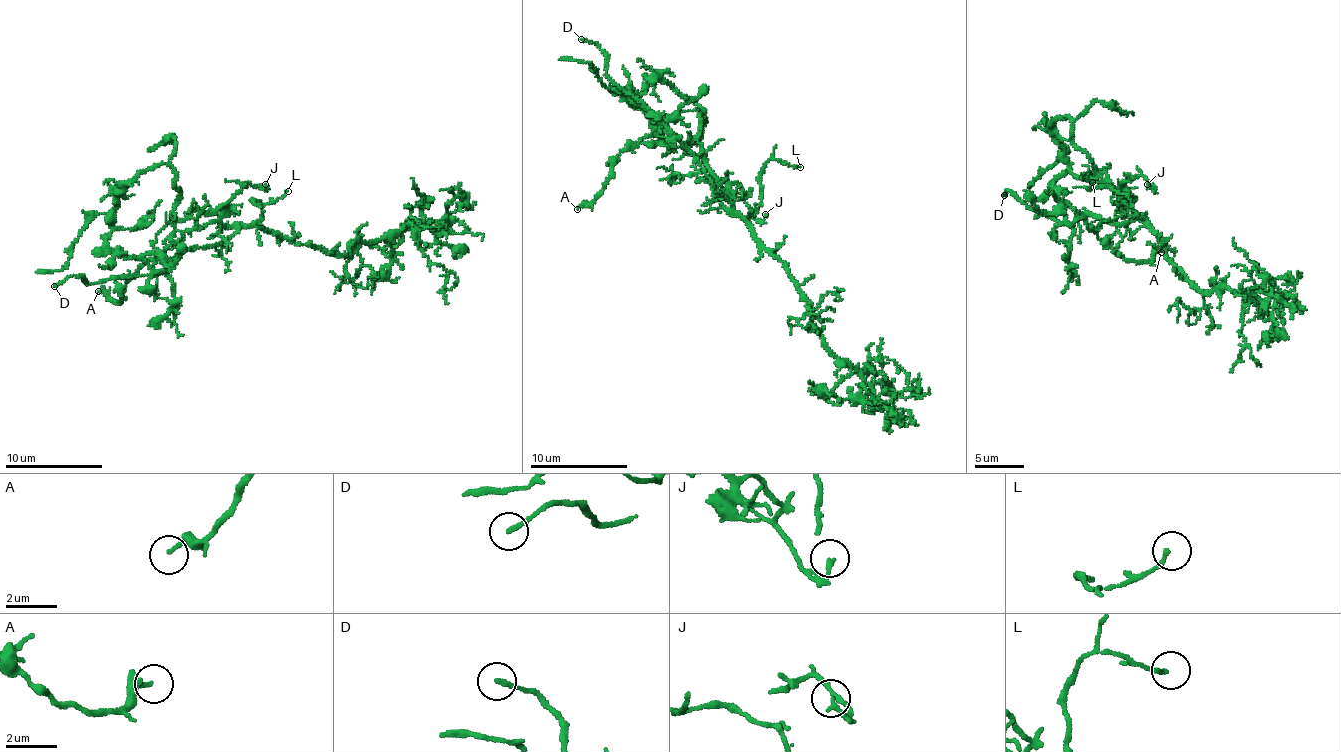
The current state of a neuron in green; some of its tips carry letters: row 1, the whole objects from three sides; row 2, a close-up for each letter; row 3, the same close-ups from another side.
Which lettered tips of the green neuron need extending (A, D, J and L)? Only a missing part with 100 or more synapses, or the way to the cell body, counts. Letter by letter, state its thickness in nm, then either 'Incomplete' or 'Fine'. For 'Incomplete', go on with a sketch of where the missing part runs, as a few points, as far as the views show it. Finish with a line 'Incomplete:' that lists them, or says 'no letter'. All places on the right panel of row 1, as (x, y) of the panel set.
A: Thickness 110 nm. Fine
D: Thickness 190 nm. Incomplete. Course of what is missing: (1004, 195), (1005, 198), (1018, 181), (1031, 196), (1054, 190), (1078, 164), (1071, 158)
J: Thickness 160 nm. Fine
L: Thickness 170 nm. Fine
Incomplete: D

